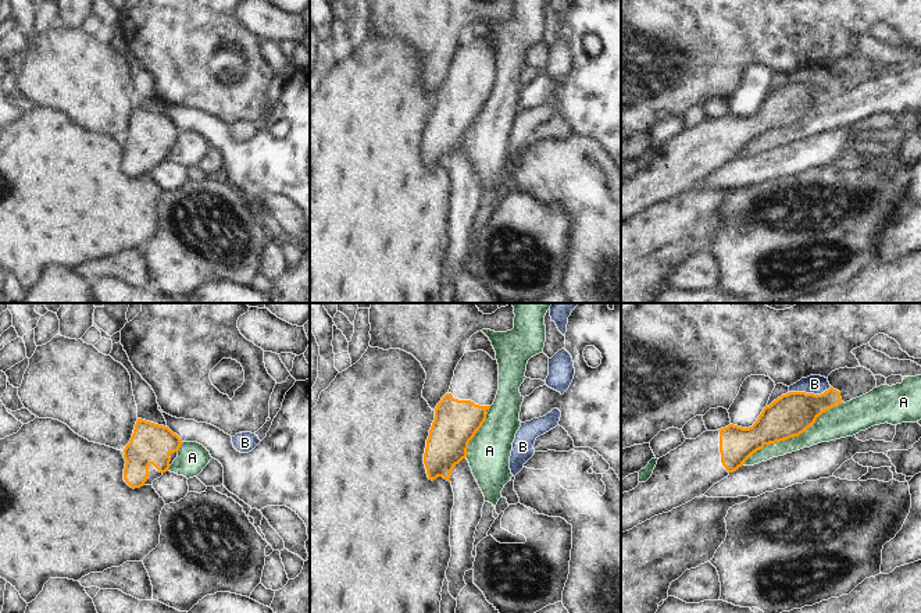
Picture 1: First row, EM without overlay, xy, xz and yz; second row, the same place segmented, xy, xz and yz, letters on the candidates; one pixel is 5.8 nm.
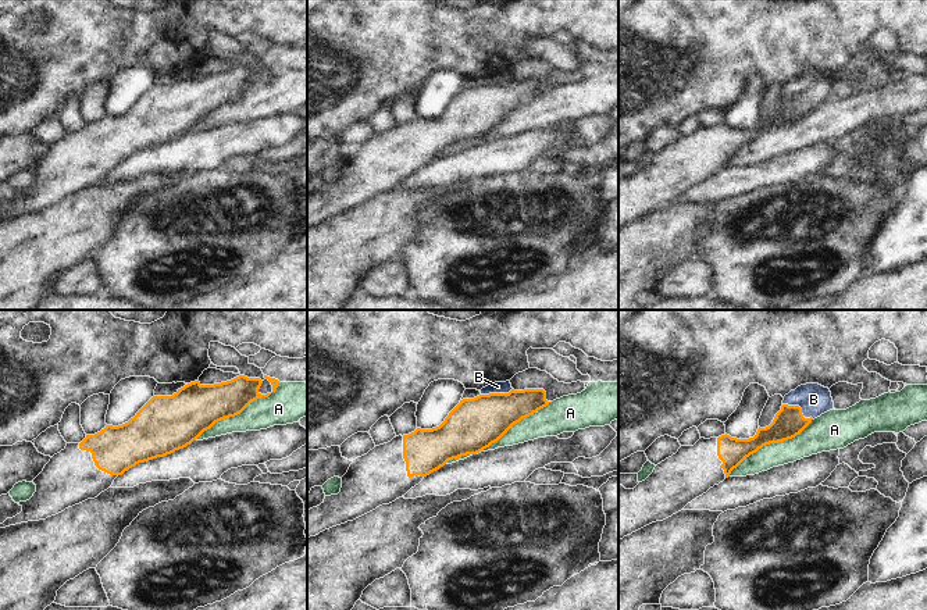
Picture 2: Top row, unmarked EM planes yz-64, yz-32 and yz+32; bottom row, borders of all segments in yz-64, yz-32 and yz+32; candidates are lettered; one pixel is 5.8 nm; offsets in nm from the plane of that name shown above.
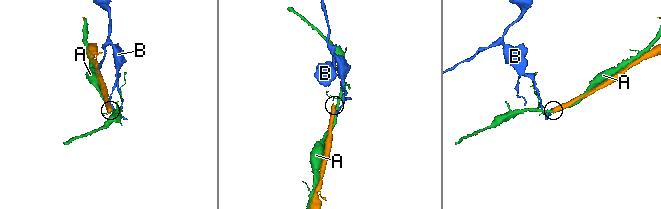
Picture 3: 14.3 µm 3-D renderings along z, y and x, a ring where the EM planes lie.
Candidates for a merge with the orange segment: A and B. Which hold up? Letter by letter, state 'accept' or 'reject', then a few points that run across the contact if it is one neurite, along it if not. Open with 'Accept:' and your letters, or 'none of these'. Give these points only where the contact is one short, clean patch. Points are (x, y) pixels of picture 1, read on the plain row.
Accept: none of these
A: reject
B: reject; line yz (831, 75), (820, 82), (789, 81)

